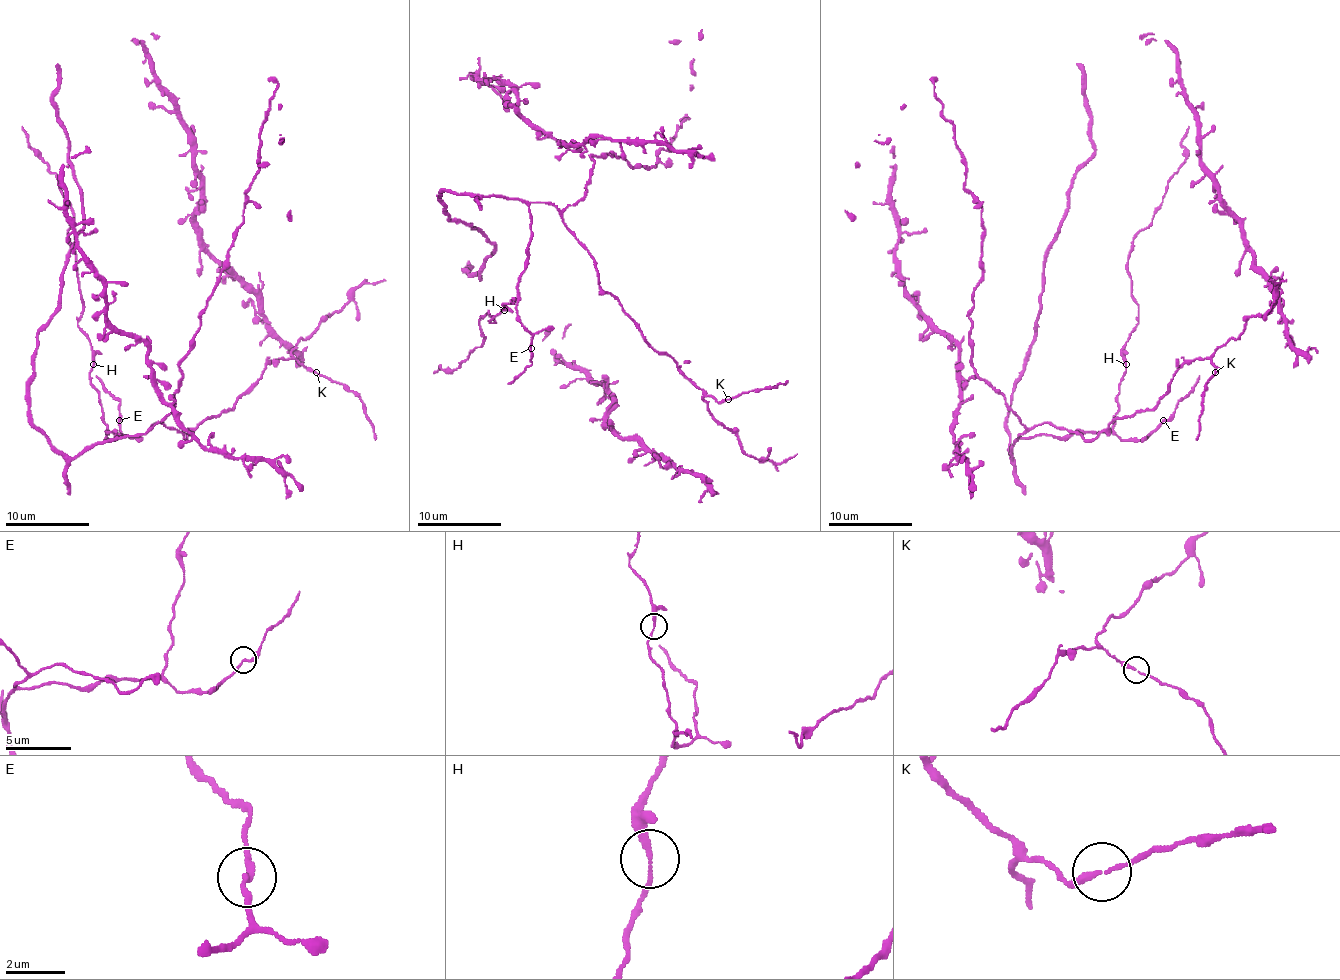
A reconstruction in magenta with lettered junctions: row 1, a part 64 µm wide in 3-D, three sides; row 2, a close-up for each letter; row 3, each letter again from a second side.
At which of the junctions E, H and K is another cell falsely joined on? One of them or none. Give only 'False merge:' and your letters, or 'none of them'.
False merge: none of them

